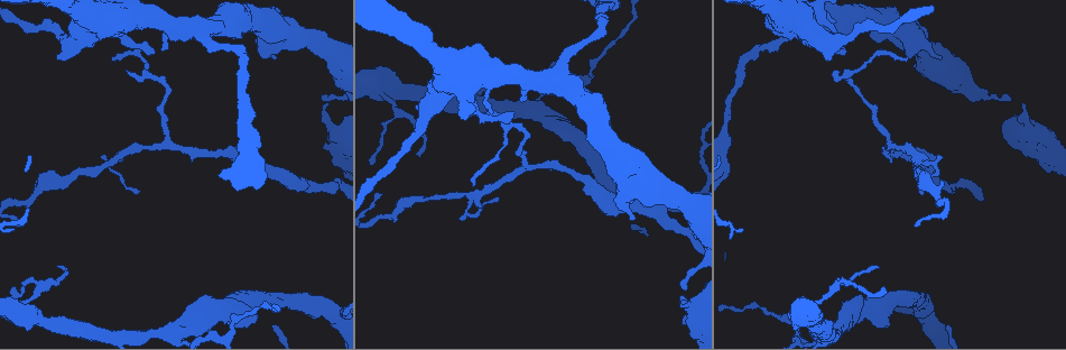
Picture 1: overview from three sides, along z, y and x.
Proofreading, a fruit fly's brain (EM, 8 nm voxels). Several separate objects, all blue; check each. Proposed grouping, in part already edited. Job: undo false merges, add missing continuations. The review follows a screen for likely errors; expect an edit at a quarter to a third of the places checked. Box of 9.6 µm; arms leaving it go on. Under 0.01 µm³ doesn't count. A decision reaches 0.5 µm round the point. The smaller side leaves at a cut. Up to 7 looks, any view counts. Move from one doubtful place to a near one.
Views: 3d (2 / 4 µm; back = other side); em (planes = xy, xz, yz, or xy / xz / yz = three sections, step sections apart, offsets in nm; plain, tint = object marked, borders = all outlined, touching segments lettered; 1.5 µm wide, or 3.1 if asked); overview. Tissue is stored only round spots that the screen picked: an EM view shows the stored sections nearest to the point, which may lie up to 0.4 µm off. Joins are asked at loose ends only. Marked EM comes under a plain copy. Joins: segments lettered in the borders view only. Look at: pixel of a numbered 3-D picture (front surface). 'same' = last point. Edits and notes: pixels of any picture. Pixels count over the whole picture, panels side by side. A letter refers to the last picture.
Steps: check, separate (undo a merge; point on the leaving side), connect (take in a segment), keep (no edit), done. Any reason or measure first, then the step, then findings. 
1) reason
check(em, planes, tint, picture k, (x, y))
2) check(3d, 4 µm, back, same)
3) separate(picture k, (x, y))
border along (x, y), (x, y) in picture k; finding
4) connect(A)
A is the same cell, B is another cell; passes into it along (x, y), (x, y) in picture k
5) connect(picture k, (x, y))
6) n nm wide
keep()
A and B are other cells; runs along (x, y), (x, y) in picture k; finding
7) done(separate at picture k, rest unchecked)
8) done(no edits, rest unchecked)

check(3d, 4 µm, back, picture 1, (226, 153))

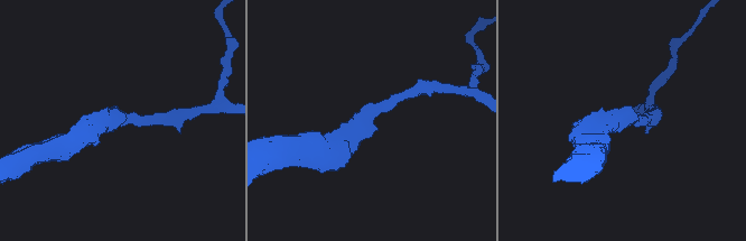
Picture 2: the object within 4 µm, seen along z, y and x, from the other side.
arms of 170, 360 nm
check(em, planes, borders, picture 2, (626, 120))

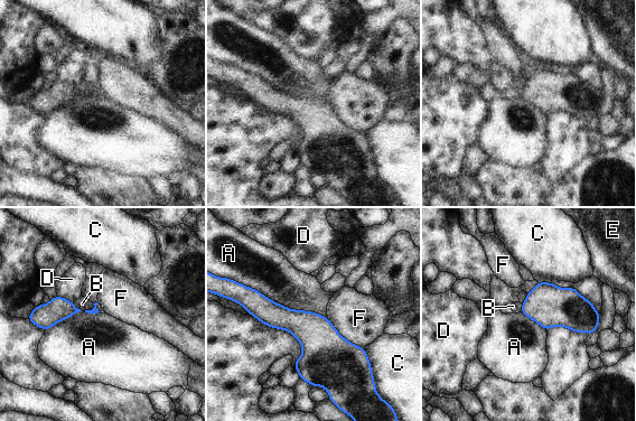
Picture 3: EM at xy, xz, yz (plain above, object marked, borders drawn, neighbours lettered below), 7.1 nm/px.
A touches over 600 nm
keep()
A, B, C, D, E and F are other cells; all the same cell

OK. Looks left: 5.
branch stops here
check(em, xy, step 8, tint, picture 1, (833, 72))

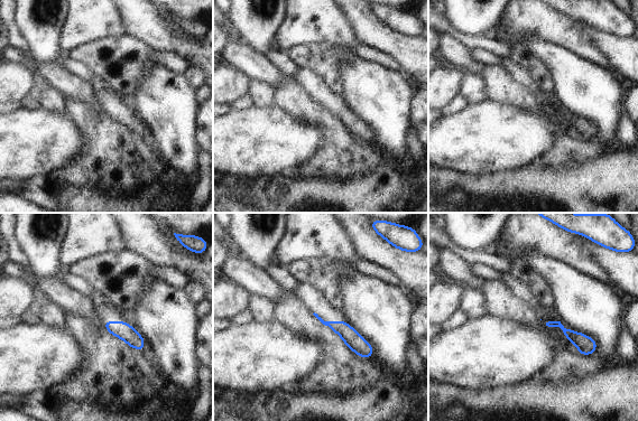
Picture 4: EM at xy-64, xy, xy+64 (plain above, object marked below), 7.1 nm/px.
cut it another way
check(em, planes, tint, same)

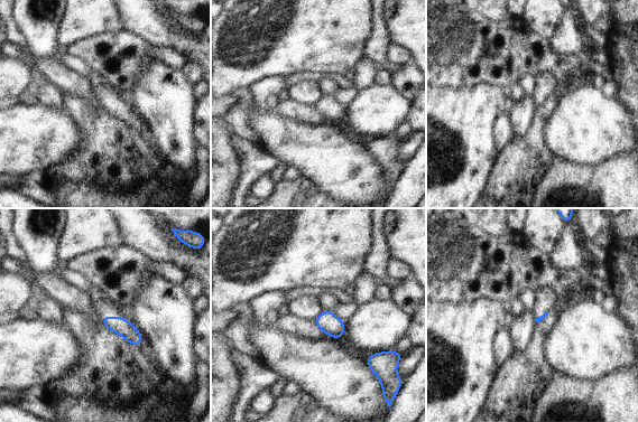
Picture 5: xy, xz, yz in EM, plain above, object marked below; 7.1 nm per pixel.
what lies round it
check(em, planes, borders, same)

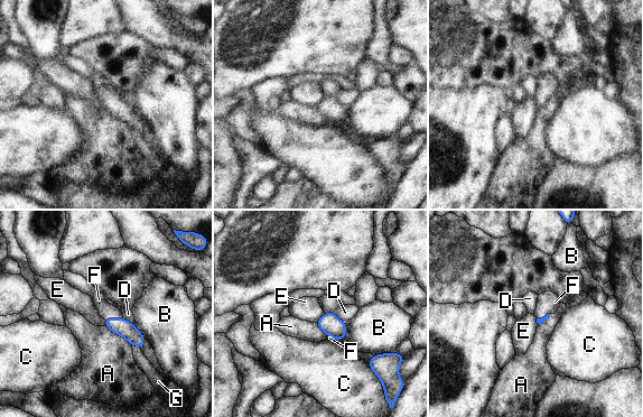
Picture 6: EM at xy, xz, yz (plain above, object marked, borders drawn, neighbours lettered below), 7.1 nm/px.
connect(F)
F is the same cell, A, B, C, D, E and G are other cells; the cell continues

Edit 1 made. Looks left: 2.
branch point
check(em, xy, step 4, tint, picture 1, (115, 162))

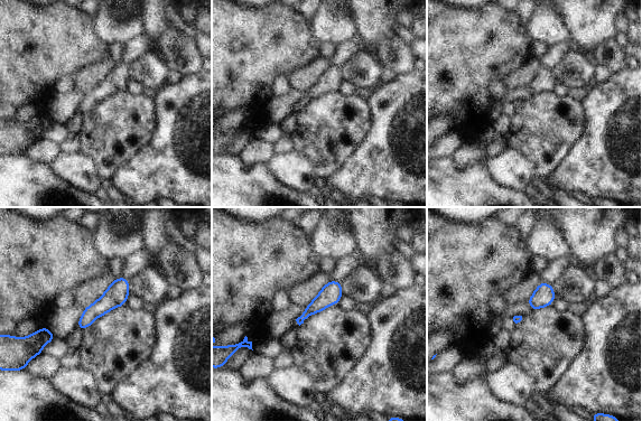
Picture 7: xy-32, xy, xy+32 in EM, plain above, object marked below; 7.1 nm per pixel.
cut it another way
check(em, yz, step 4, borders, same)

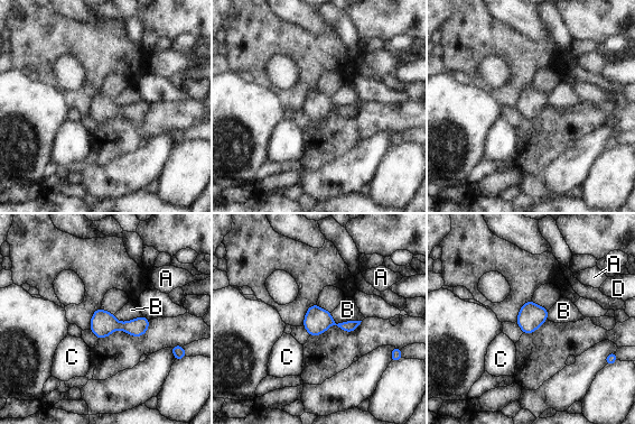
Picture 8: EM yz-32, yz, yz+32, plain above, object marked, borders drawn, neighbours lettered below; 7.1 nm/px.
B touches over 240 nm
keep()
A, B, C and D are other cells; border along (330, 312), (337, 322), (361, 321) in picture 8; one cell here

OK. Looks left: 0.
done(connect at picture 6, rest unchecked)

